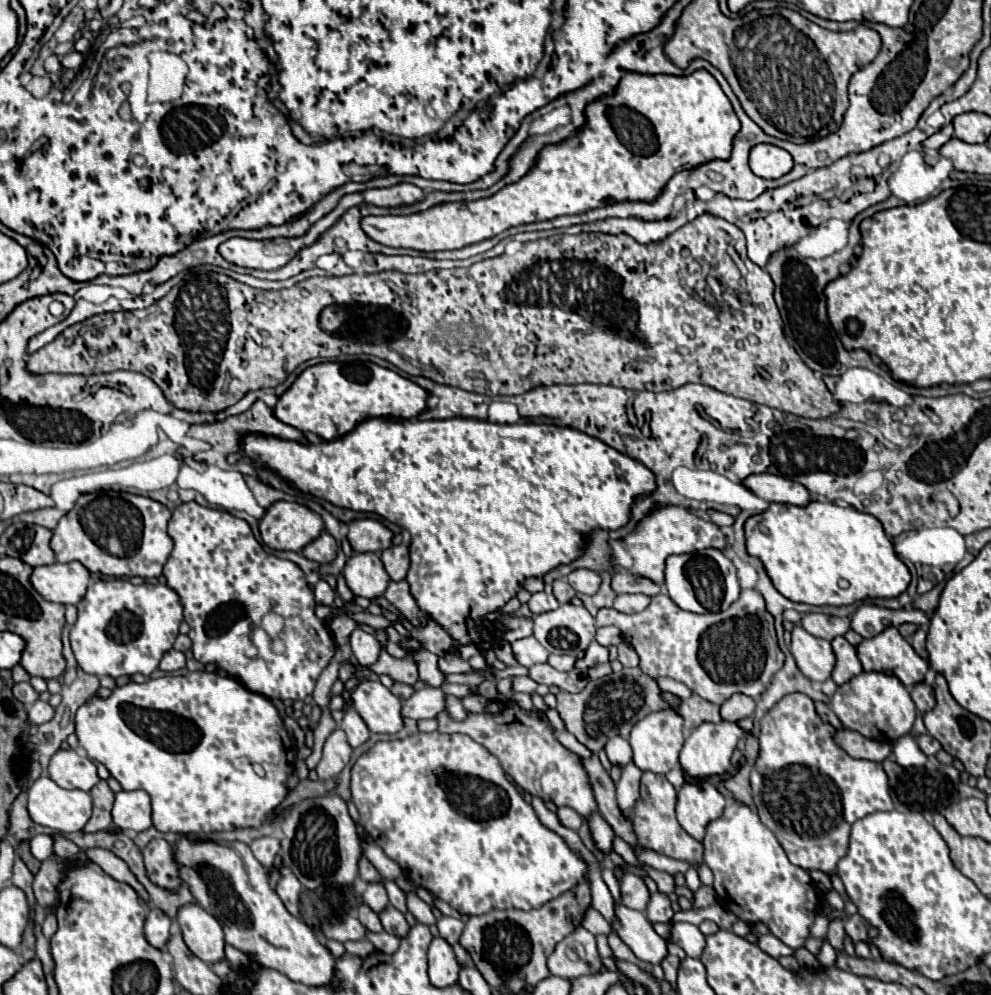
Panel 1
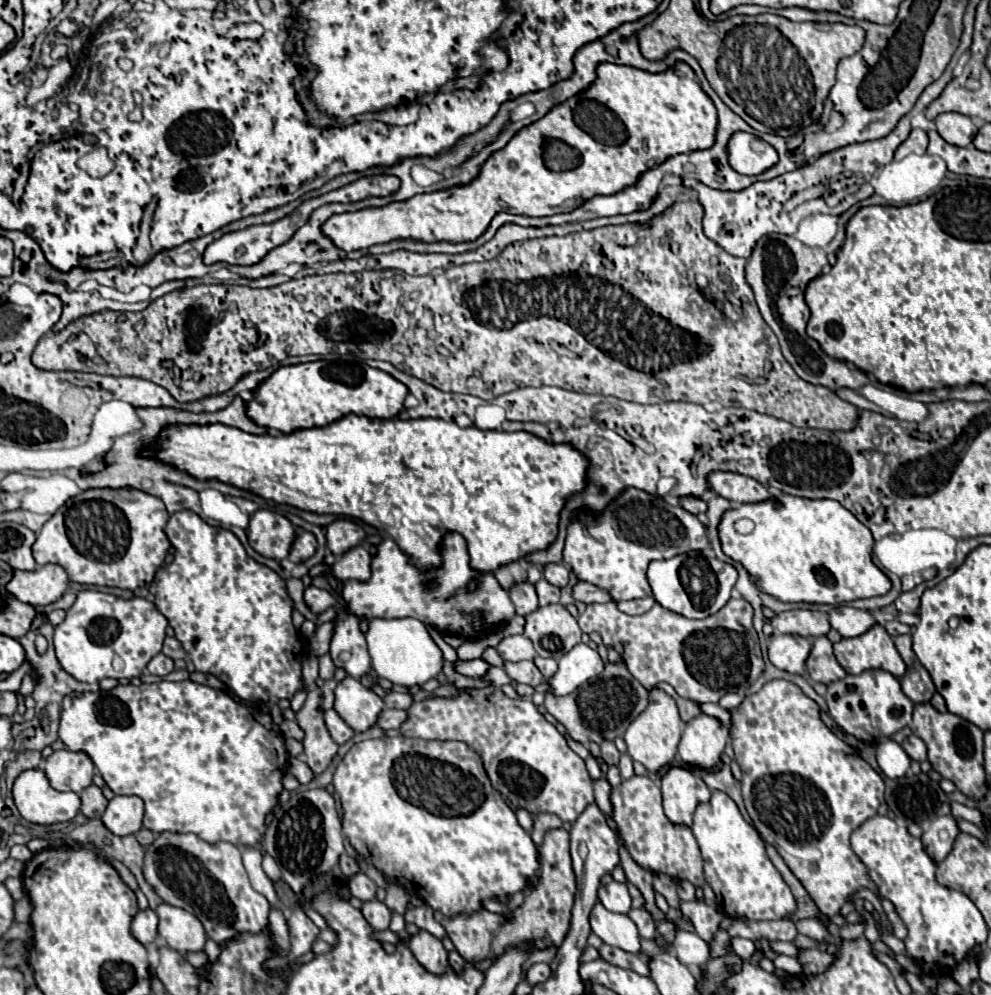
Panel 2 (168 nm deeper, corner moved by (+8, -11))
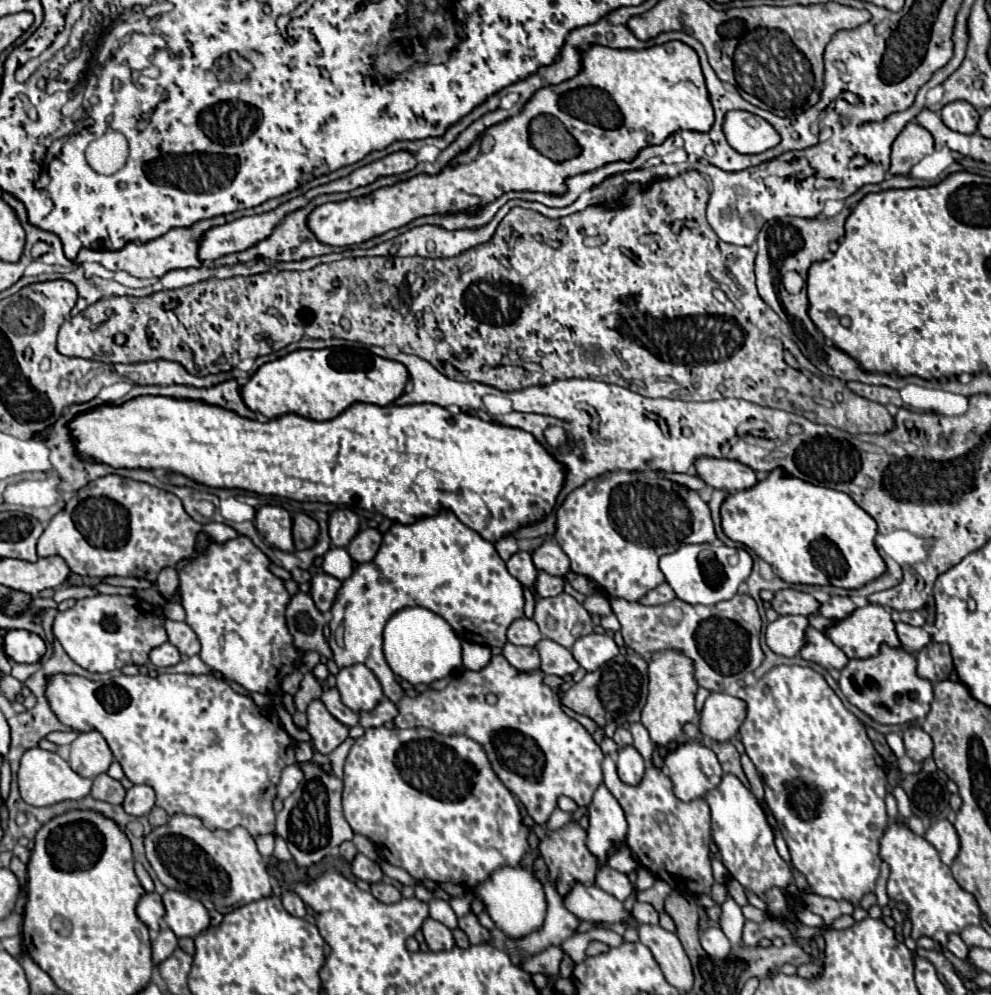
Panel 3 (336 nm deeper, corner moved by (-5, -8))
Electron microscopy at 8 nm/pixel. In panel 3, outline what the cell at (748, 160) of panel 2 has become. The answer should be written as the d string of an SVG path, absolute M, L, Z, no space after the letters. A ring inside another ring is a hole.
M745 111L727 113L723 129L729 145L743 155L759 155L781 143L779 133L765 119Z

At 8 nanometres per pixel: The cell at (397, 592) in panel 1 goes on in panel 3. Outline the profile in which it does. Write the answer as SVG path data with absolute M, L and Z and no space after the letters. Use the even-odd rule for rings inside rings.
M441 511L437 517L425 517L425 519L417 521L417 523L413 523L413 525L393 523L393 527L383 535L383 543L381 543L381 549L379 549L379 553L375 555L375 559L369 561L369 563L357 565L355 571L353 571L353 575L343 581L343 587L339 589L337 601L333 603L333 609L331 609L331 615L333 615L333 617L331 617L331 623L329 623L329 625L331 625L329 645L331 645L331 649L333 649L333 657L335 657L337 667L343 669L343 667L351 667L351 665L357 665L357 663L367 665L367 667L375 673L375 677L377 677L379 683L381 683L385 697L391 699L393 703L397 703L405 693L403 693L401 685L395 681L395 677L393 677L389 665L387 665L387 661L385 661L385 657L383 657L383 627L385 627L385 623L387 623L397 611L405 609L407 605L409 605L409 607L425 607L425 609L429 609L429 611L435 611L439 617L443 617L443 619L453 627L453 631L459 635L459 639L471 641L471 643L479 643L479 645L485 645L485 647L503 647L503 645L507 643L507 629L509 629L509 625L511 625L513 621L525 617L525 613L523 613L525 595L521 593L521 583L507 571L505 561L501 561L501 557L499 557L497 551L495 551L495 545L489 543L489 541L485 541L477 531L469 529L467 525L463 525L451 511Z

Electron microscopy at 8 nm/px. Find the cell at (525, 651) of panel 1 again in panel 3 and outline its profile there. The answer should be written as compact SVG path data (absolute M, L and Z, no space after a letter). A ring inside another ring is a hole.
M521 619L521 621L513 621L513 625L507 631L507 639L519 647L535 647L543 637L535 621Z

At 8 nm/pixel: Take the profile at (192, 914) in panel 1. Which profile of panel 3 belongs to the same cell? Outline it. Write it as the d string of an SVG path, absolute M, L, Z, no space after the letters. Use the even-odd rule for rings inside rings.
M171 889L163 895L163 905L167 915L163 917L167 927L181 939L195 939L205 929L209 929L209 911L201 905L201 901L185 897L185 893L173 893Z

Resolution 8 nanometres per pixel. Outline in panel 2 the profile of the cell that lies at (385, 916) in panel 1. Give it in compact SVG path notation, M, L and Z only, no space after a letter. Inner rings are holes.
M368 900L368 902L362 902L362 914L364 918L372 924L372 928L376 930L386 930L390 926L390 918L392 918L392 912L390 908L380 902L380 900Z

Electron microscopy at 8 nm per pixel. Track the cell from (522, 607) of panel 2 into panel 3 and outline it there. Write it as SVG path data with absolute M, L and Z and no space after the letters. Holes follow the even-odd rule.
M519 551L515 553L509 561L507 561L507 569L509 573L523 585L527 587L531 593L535 593L535 583L537 583L537 567L533 565L533 559L527 551Z

